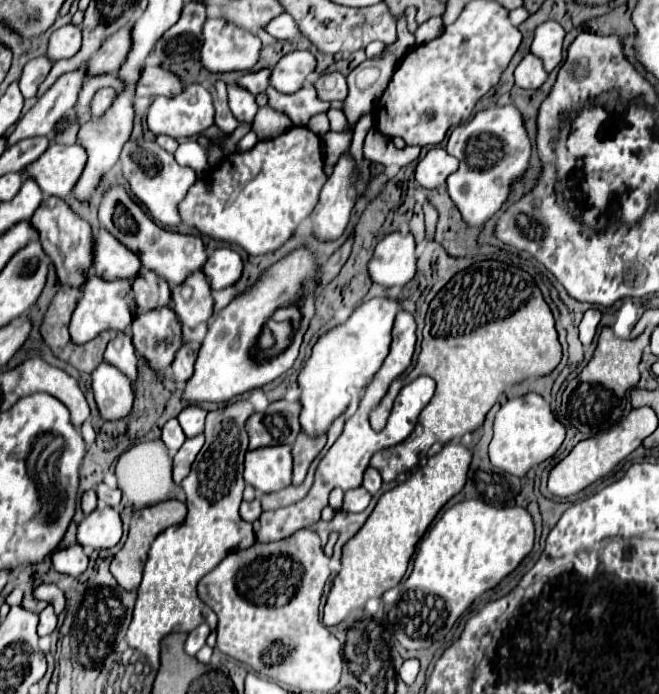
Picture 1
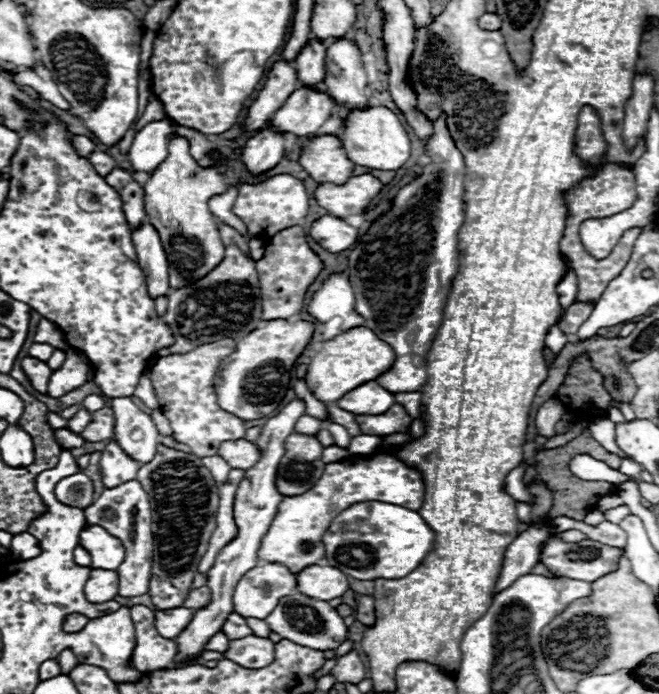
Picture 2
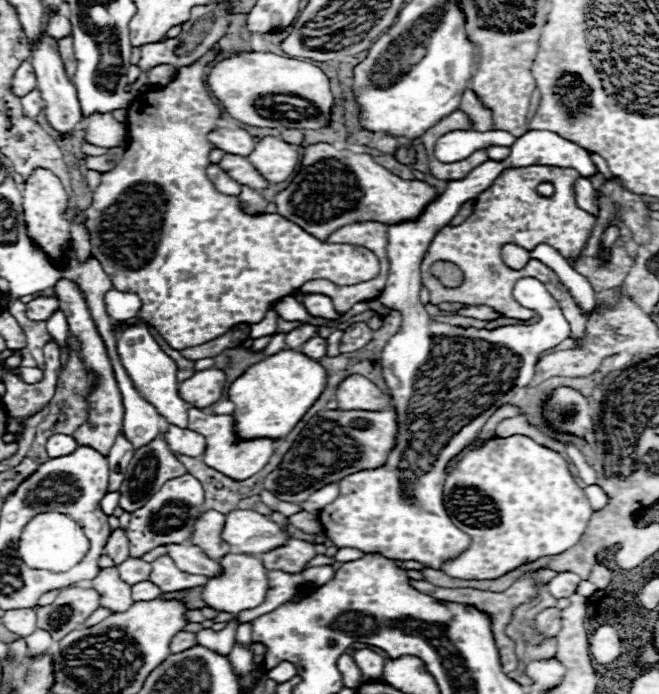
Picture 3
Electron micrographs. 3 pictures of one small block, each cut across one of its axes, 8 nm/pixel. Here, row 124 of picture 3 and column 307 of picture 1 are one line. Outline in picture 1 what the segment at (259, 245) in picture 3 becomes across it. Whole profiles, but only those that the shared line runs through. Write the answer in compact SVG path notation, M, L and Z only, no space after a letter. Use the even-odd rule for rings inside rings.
M292 126L278 138L258 142L250 152L234 152L232 156L226 156L220 166L212 170L210 186L204 180L198 180L190 188L190 194L182 200L182 222L198 228L210 238L238 244L248 254L268 254L278 250L292 236L298 224L310 216L310 210L314 210L324 182L326 174L322 162L320 136L308 130L306 126Z

